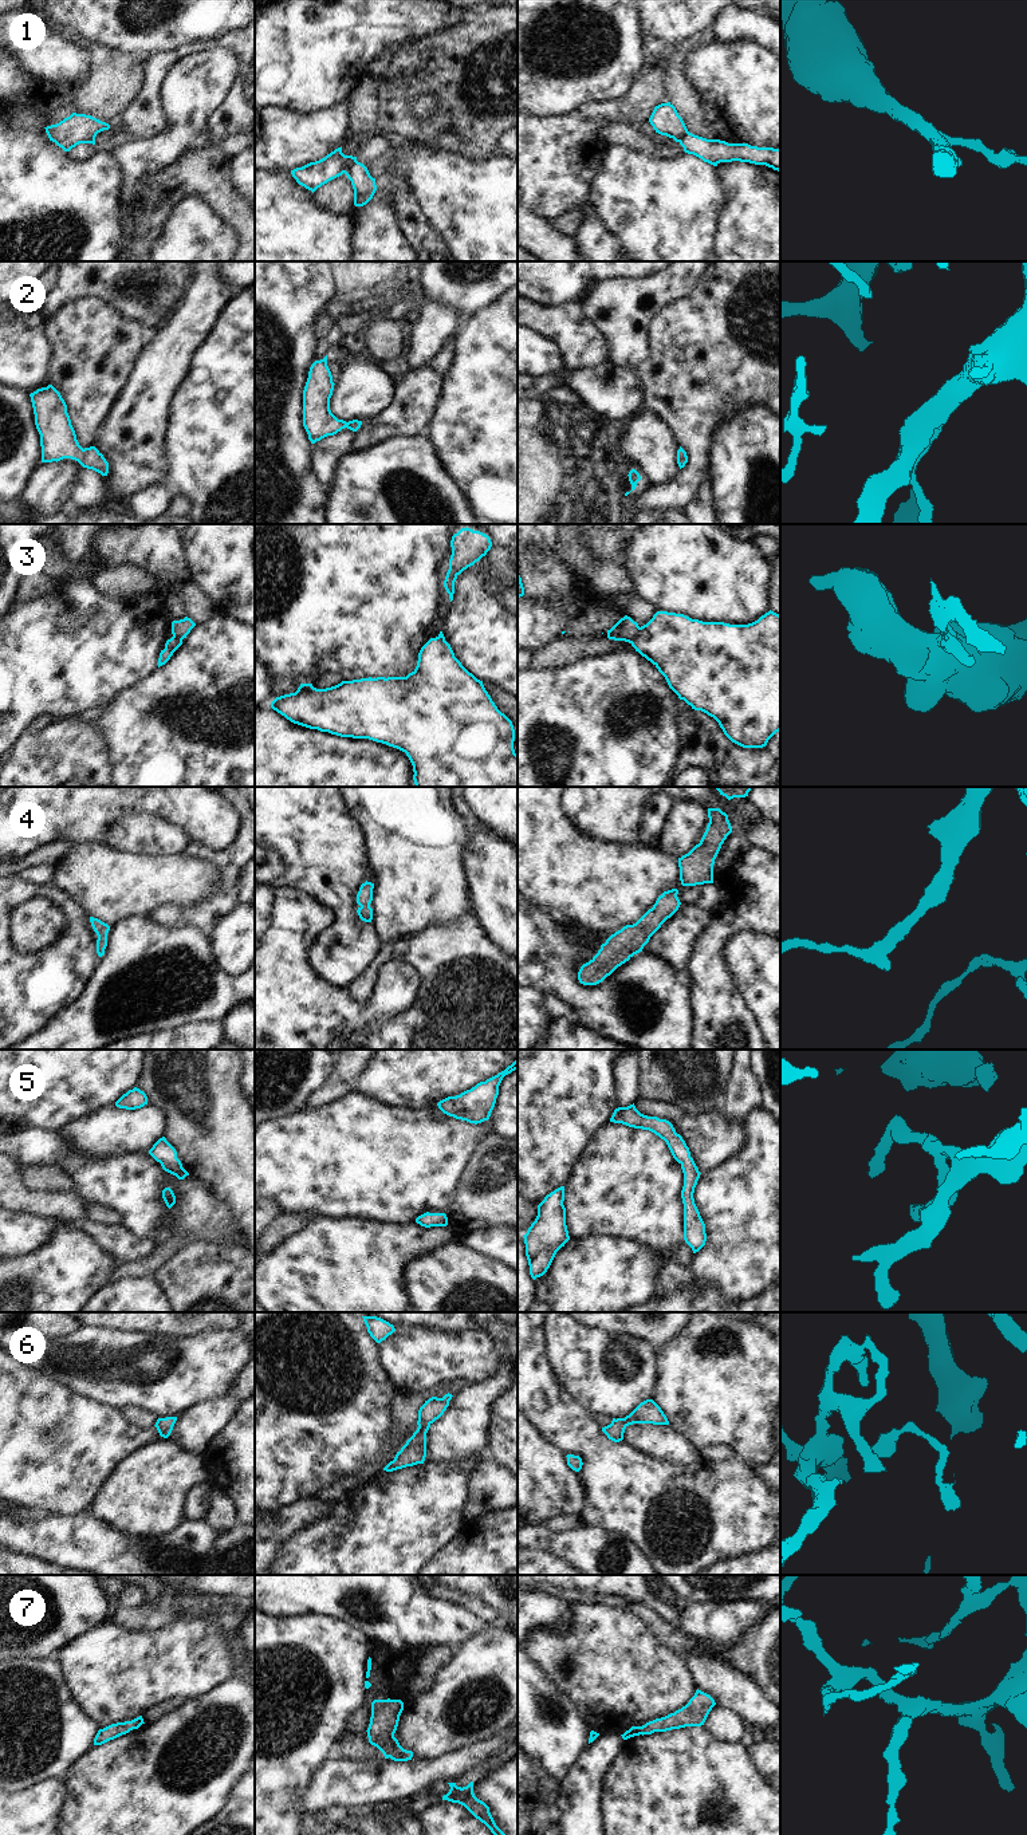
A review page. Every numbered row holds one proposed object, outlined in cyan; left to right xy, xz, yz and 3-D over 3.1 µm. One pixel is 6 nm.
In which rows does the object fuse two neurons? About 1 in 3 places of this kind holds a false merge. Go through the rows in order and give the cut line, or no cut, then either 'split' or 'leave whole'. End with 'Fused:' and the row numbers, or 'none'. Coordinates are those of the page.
1: xz (355, 160), (343, 172) | split
2: no cut | leave whole
3: yz (640, 627), (630, 642) | split
4: no cut | leave whole
5: no cut | leave whole
6: no cut | leave whole
7: no cut | leave whole
Fused: 1, 3

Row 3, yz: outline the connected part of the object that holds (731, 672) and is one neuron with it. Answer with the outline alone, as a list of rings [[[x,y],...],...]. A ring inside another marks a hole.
[[[770,610],[752,623],[729,625],[657,611],[631,646],[658,669],[680,700],[713,717],[732,743],[763,748],[780,731],[779,614]]]

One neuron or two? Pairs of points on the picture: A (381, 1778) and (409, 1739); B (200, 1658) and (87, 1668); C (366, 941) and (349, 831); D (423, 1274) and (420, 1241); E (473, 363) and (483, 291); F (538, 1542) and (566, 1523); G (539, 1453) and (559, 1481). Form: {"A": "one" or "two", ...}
{"A": "two", "B": "one", "C": "one", "D": "two", "E": "two", "F": "two", "G": "one"}

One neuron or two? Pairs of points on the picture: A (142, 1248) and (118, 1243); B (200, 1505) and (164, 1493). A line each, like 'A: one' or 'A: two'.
A: one
B: two

